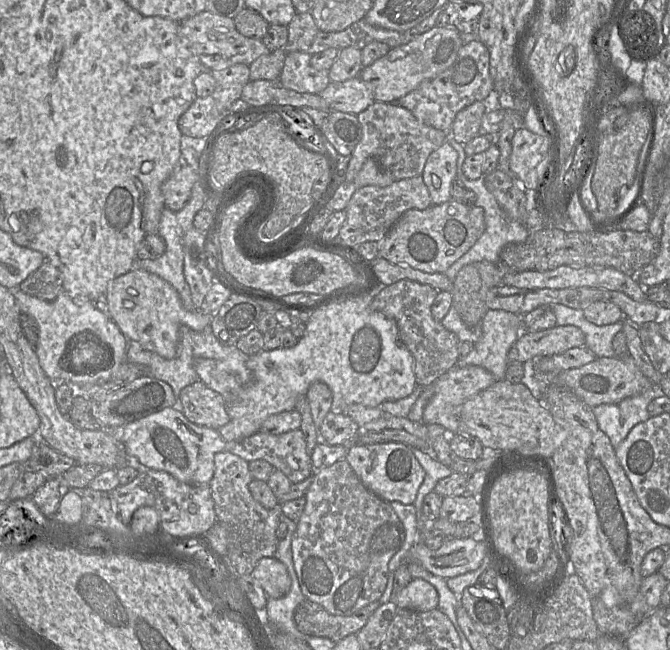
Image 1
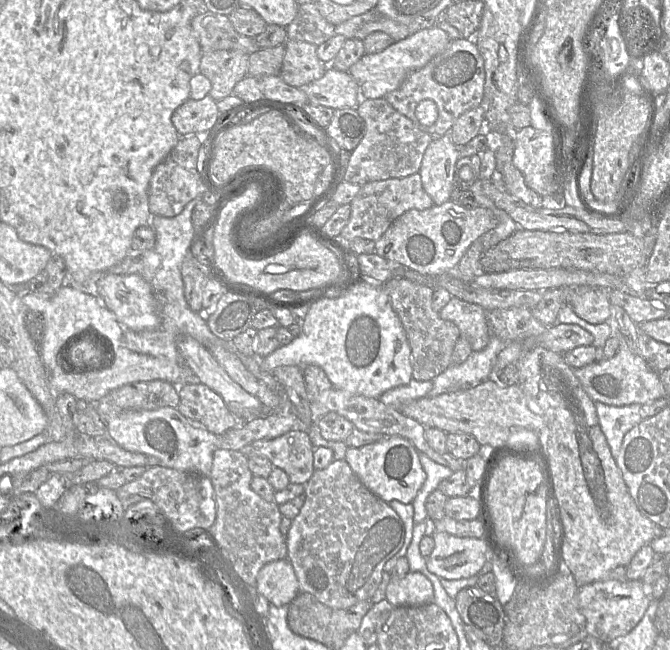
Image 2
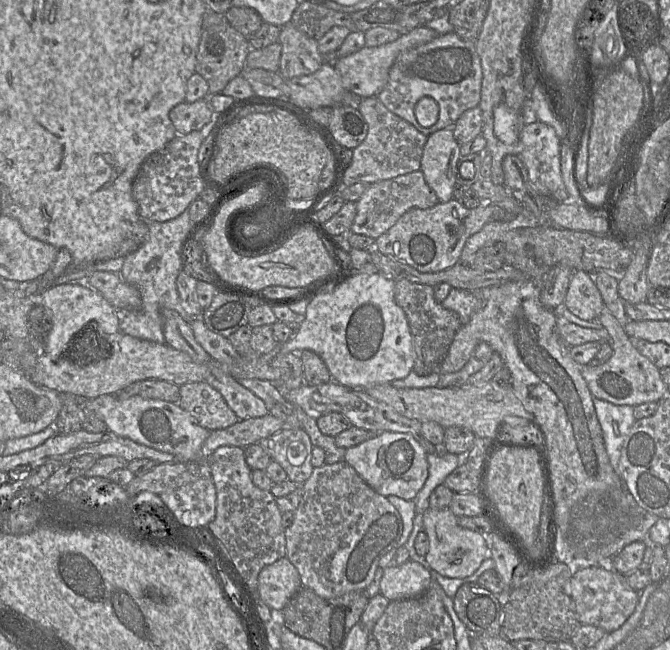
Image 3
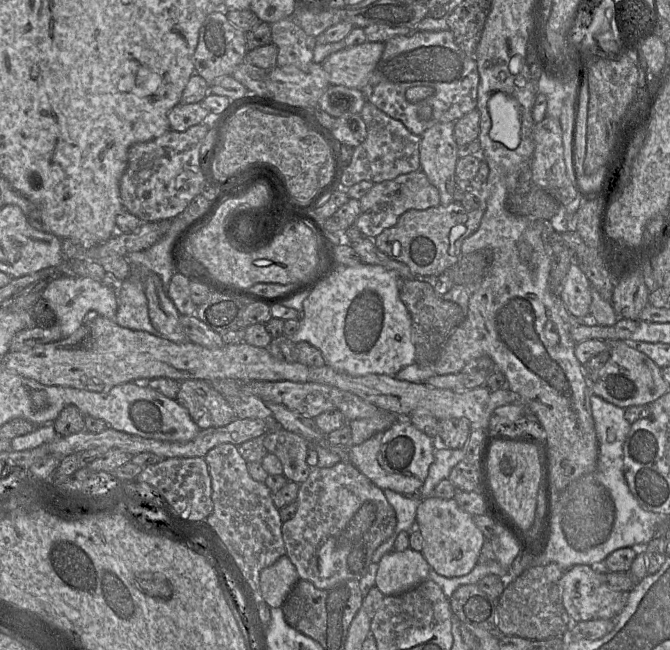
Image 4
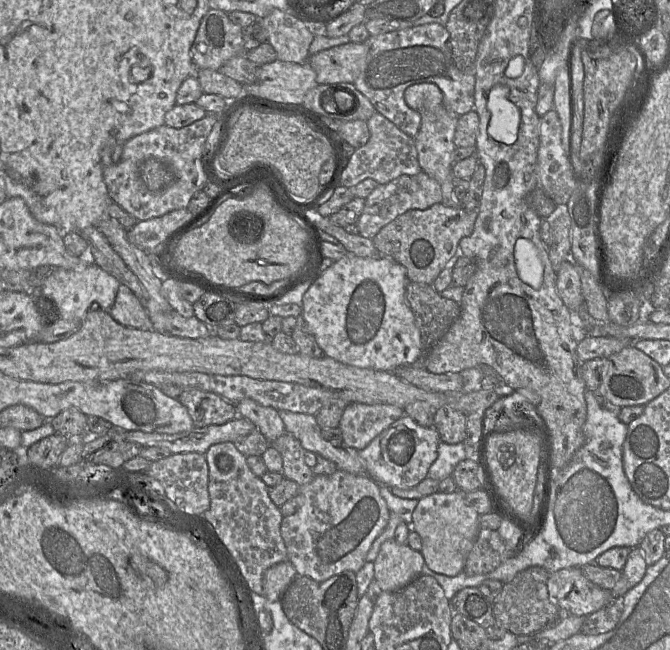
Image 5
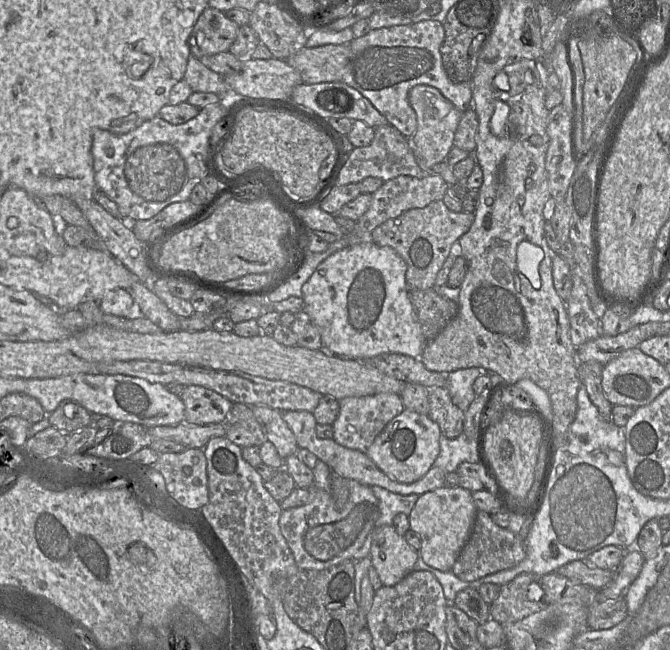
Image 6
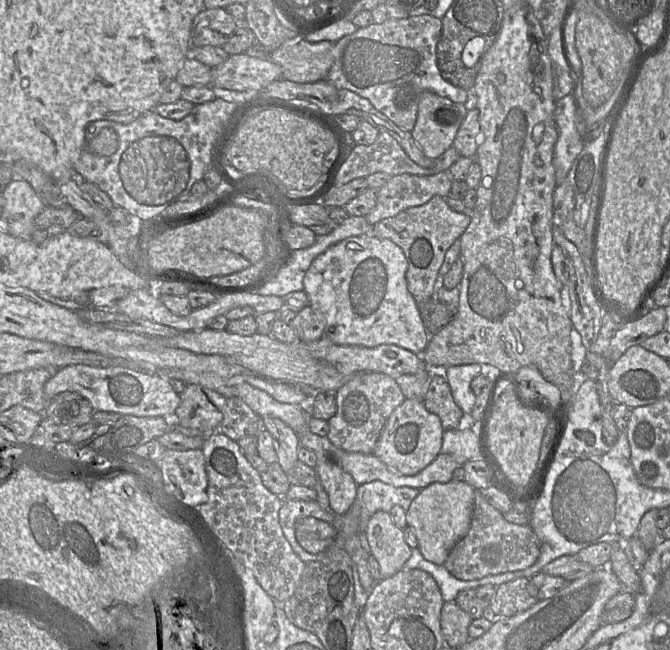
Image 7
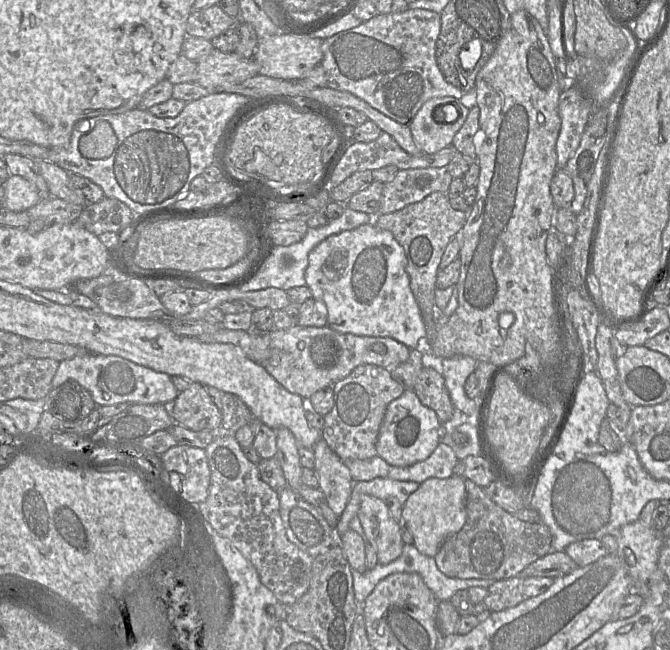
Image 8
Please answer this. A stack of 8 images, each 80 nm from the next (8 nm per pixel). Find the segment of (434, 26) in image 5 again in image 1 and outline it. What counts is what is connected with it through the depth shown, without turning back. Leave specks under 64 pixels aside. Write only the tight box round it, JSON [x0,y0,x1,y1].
[392,40,493,132]

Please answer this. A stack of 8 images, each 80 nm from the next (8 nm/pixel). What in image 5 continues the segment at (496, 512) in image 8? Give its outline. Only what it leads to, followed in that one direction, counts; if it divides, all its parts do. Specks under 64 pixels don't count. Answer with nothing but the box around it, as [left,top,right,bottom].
[463,527,515,575]

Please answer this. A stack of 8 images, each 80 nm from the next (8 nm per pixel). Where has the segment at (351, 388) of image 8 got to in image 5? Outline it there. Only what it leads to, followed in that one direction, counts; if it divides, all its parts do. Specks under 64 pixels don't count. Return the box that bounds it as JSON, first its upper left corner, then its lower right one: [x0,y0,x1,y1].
[338,402,404,450]

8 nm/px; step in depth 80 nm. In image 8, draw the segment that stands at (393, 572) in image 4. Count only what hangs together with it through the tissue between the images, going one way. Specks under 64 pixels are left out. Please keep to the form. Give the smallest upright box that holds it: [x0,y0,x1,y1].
[358,495,404,564]

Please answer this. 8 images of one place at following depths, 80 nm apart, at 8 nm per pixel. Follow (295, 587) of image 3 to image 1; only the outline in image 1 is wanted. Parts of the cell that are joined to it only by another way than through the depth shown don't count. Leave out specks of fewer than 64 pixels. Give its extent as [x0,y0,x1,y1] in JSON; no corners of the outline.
[251,557,291,598]

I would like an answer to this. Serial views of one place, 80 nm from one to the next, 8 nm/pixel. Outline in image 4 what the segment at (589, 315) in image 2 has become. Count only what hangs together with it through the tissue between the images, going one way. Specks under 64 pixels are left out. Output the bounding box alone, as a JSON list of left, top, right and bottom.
[560,262,592,317]

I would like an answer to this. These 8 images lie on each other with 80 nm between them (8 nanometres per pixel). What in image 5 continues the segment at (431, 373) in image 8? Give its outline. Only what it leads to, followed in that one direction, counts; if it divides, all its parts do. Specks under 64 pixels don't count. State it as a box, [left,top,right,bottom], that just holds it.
[434,405,467,444]

